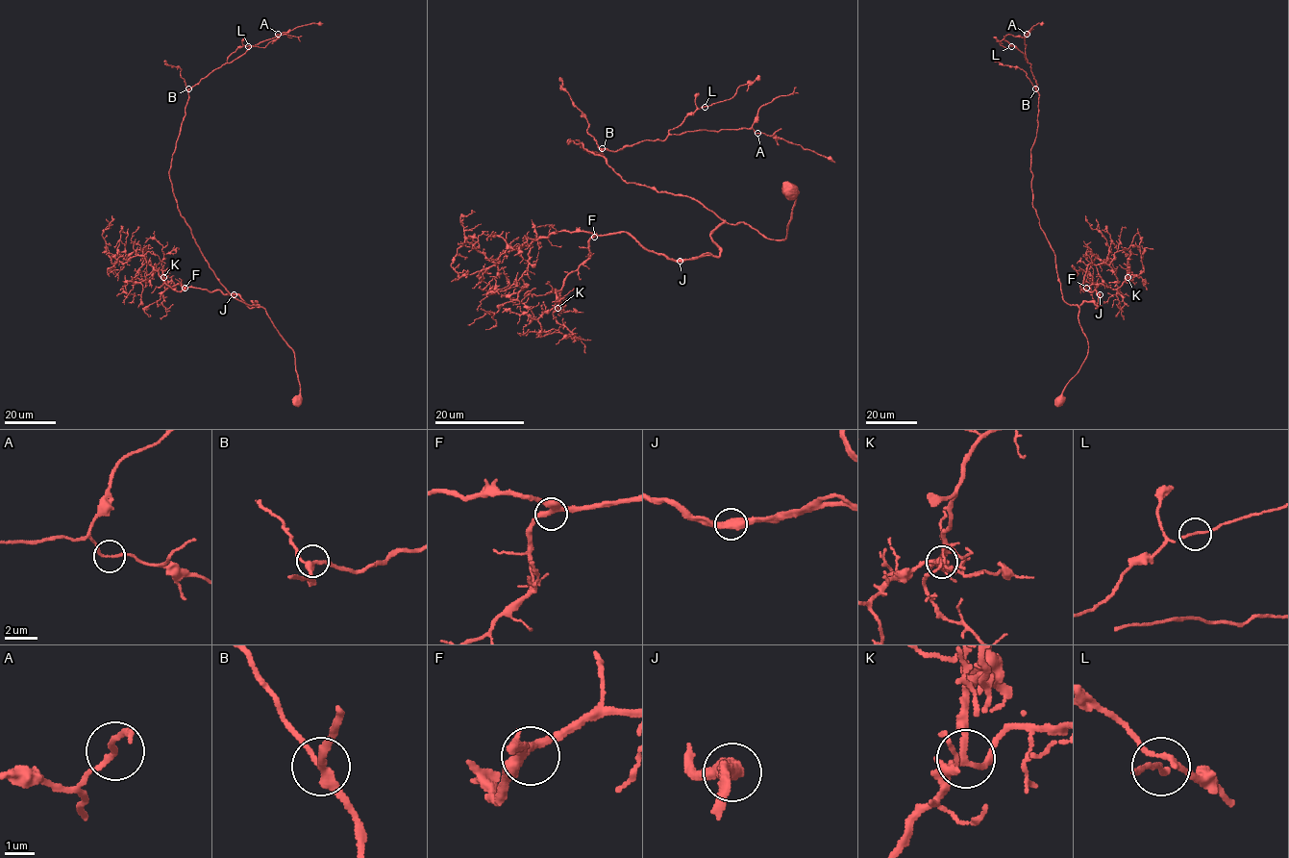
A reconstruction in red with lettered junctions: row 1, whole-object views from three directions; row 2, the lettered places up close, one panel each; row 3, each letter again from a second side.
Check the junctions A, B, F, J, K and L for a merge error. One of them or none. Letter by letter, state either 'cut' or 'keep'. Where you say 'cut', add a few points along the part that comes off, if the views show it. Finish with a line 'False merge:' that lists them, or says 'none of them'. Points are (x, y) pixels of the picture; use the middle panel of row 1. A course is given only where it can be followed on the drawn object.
A: keep
B: keep
F: keep
J: keep
K: keep
L: keep
False merge: none of them

